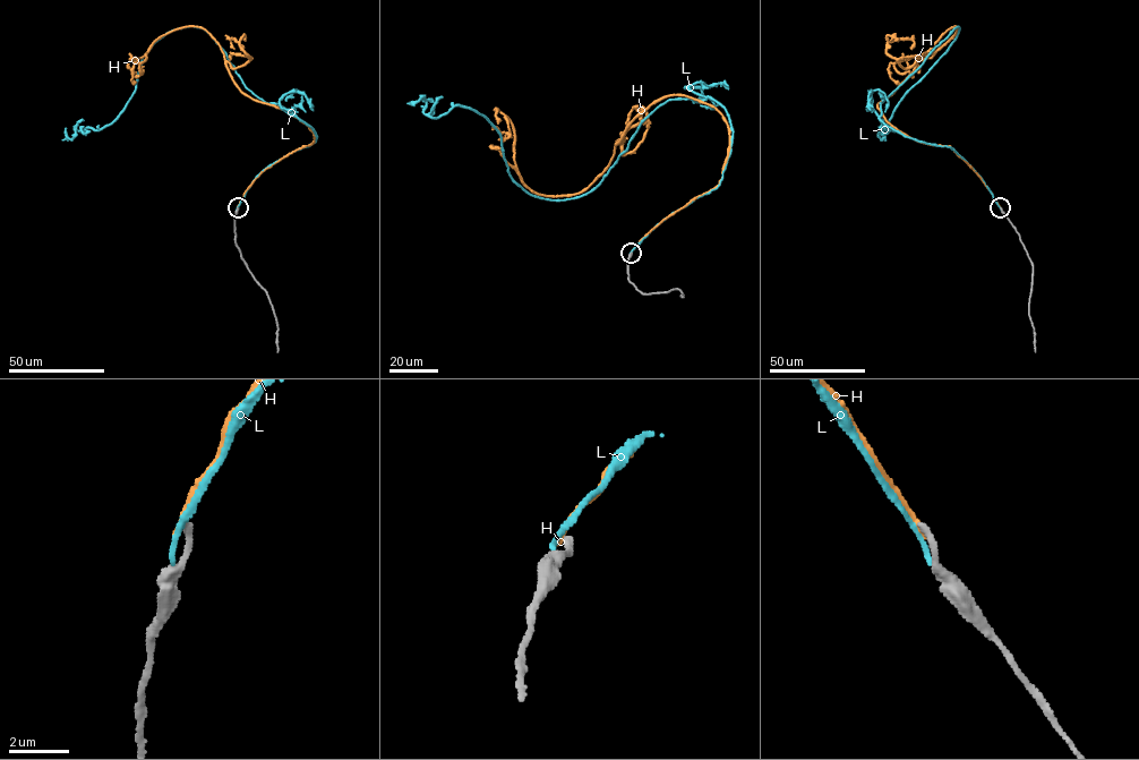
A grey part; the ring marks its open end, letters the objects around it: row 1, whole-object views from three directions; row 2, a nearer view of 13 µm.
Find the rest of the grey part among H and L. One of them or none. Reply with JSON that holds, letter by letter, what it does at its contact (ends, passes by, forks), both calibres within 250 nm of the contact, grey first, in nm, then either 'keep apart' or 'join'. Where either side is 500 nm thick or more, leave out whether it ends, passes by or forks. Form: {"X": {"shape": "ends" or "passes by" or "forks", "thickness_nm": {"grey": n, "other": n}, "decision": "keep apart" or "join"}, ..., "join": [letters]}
{"H": {"shape": "ends", "thickness_nm": {"grey": 240, "other": 200}, "decision": "keep apart"}, "L": {"shape": "passes by", "thickness_nm": {"grey": 240, "other": 170}, "decision": "keep apart"}, "join": []}

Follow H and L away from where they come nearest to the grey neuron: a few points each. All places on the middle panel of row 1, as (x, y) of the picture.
H: (631, 253), (719, 184), (713, 107), (654, 101), (556, 197), (493, 127)
L: (631, 253), (719, 184), (733, 129), (711, 99), (667, 100), (558, 199), (513, 179), (484, 116), (411, 102)

